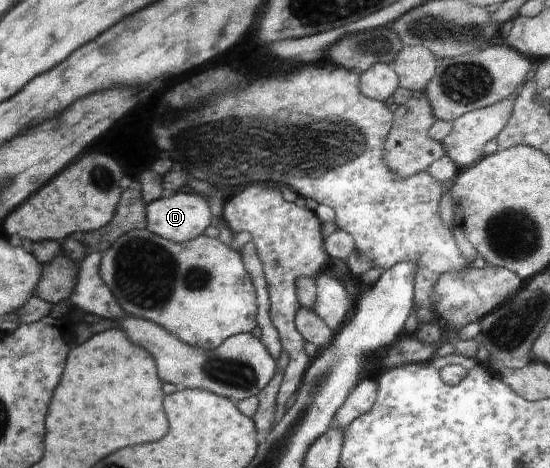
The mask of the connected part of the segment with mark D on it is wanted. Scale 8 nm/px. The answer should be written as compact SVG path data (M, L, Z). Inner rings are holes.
M193 192L165 193L146 208L146 228L177 243L200 236L210 226L208 202L202 195Z

